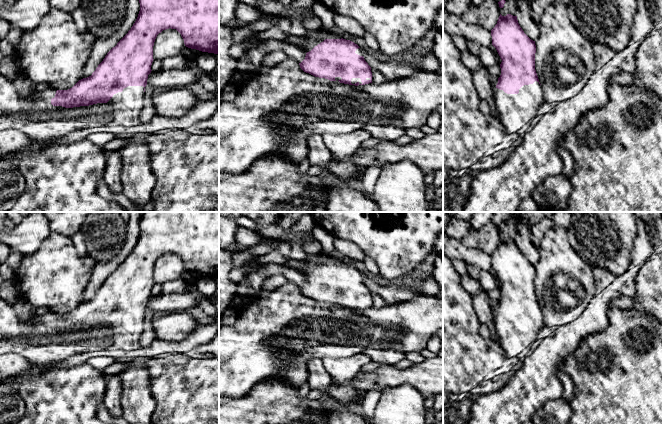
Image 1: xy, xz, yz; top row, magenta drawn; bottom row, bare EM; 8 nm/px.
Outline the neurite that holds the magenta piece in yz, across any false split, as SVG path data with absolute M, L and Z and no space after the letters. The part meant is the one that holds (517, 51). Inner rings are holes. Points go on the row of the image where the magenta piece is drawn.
M500 14L497 24L491 30L492 45L502 62L501 75L494 87L493 101L498 120L509 134L518 133L523 125L530 123L544 102L543 91L535 70L535 41L531 40L520 27L517 16Z

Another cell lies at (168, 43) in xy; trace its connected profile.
M166 29L159 33L153 46L153 59L164 60L182 54L185 48L184 40L176 29Z

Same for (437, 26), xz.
M441 7L435 17L431 34L443 30L443 7Z

